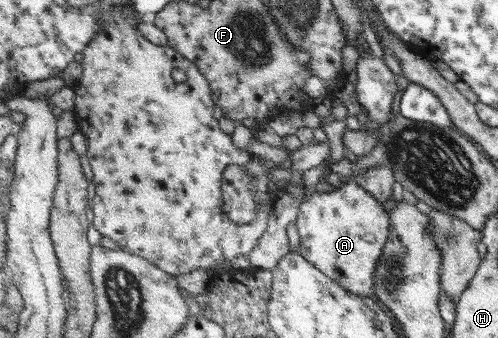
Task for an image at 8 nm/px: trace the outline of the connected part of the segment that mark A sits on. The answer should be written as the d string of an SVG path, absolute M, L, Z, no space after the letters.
M353 182L337 184L331 192L310 192L310 196L302 197L295 222L301 238L298 252L349 292L373 296L377 262L383 255L392 226L391 212L367 189Z

